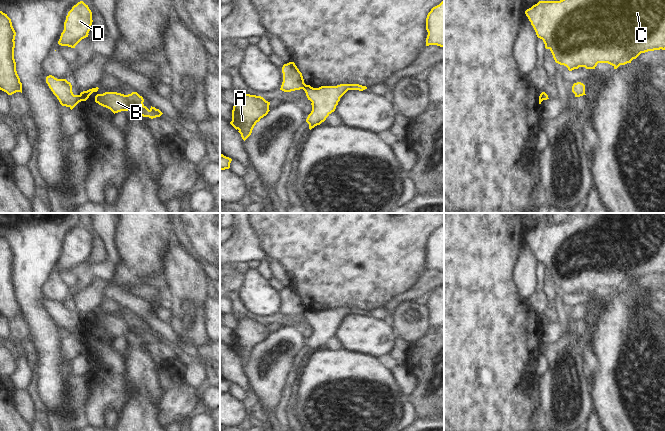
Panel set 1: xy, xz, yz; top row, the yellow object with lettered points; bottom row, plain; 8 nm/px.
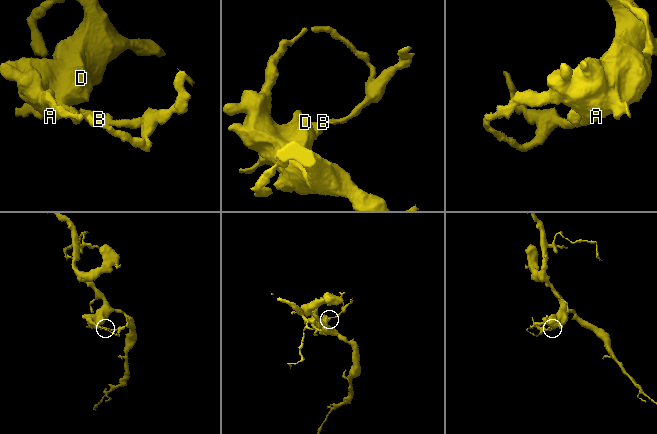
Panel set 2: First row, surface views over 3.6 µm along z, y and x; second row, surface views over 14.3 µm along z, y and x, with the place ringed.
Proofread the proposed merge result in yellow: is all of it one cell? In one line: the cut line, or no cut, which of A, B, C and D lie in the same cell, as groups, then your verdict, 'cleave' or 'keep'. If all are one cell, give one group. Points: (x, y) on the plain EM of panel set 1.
cut xy (79, 319), (82, 324); groups A C D / B; cleave

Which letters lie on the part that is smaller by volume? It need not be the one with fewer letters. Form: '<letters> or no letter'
B

